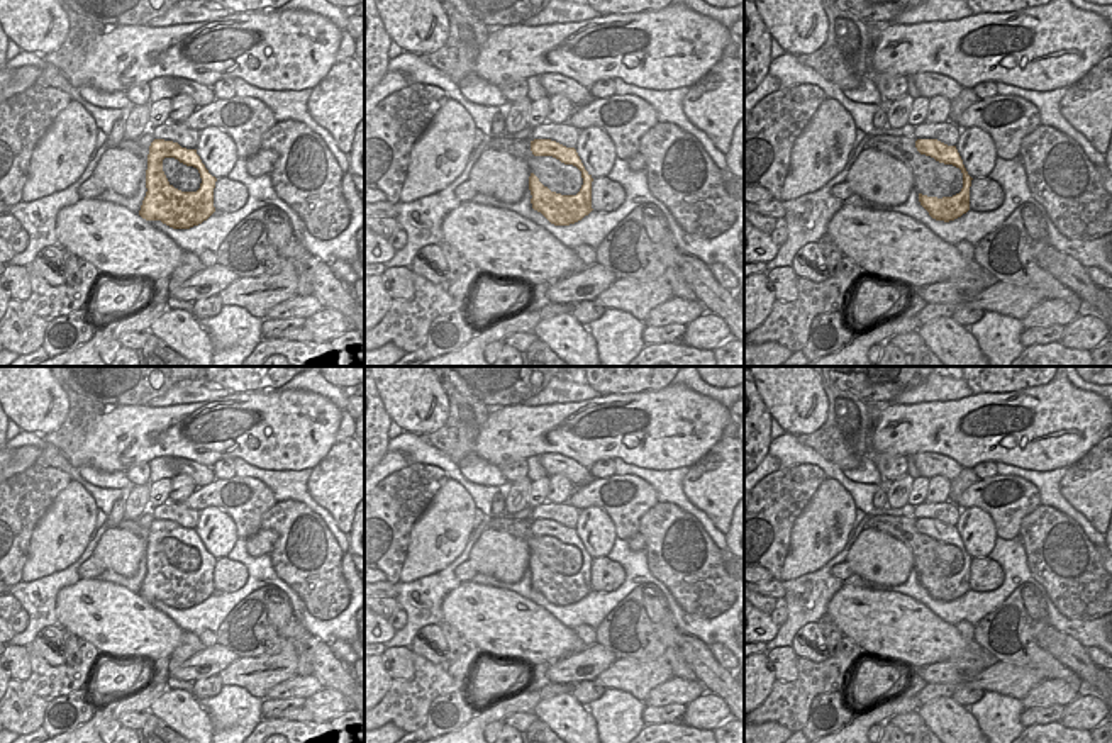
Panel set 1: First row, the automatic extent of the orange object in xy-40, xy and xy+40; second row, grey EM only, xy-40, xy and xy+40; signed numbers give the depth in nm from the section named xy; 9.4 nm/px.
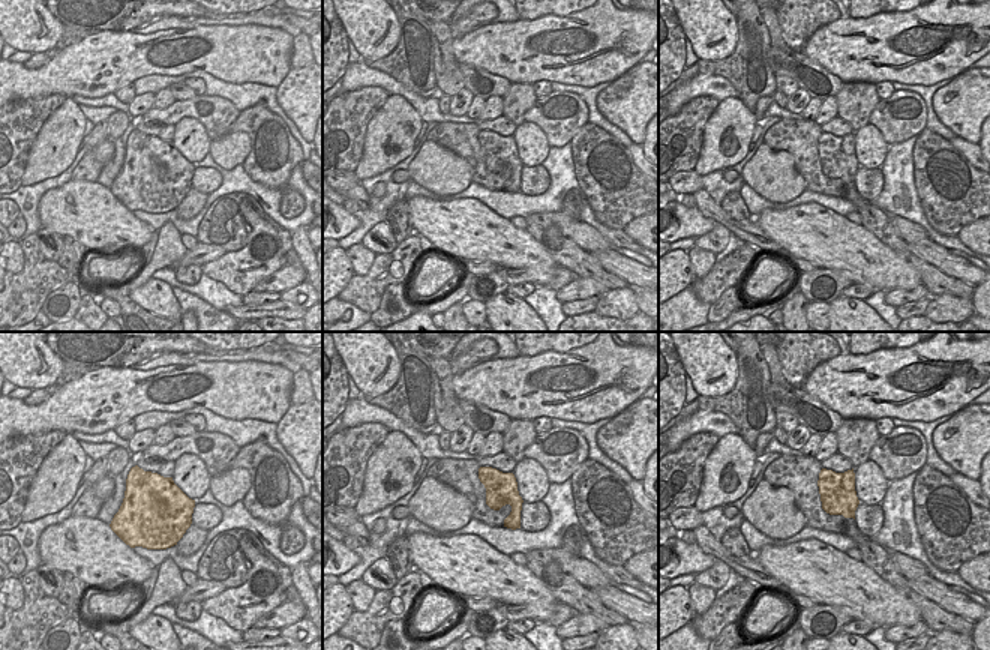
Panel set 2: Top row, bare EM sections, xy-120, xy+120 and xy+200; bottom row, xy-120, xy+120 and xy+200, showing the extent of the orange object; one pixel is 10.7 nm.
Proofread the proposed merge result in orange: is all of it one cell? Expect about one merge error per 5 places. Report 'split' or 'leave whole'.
leave whole

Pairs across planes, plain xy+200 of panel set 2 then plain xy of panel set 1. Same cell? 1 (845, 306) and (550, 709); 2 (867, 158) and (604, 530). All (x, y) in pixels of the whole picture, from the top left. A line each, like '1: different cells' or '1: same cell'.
1: same cell
2: same cell

